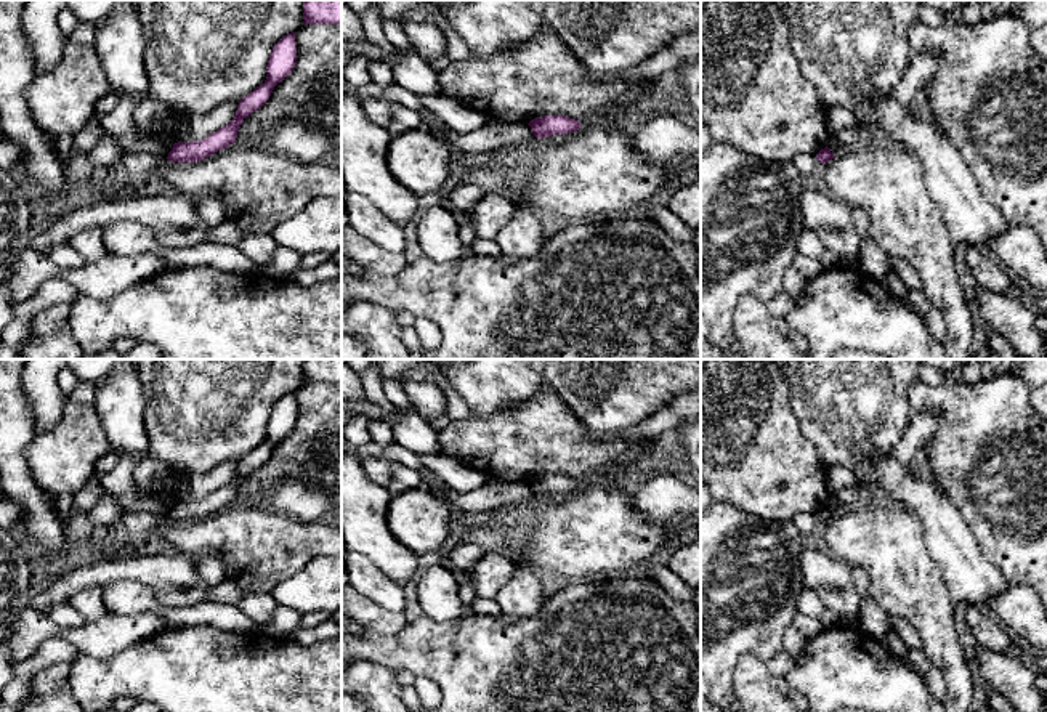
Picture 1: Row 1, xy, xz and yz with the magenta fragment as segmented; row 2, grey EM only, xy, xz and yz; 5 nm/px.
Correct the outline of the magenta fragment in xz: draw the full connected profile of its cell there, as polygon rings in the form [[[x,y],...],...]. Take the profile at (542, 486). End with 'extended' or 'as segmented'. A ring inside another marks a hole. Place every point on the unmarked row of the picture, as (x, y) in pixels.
[[[544,475],[528,483],[536,497],[548,497],[552,494],[572,492],[580,487],[580,481],[566,475]]]; as segmented

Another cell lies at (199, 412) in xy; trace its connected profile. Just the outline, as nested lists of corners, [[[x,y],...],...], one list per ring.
[[[138,359],[148,452],[181,475],[241,460],[266,439],[274,404],[305,386],[303,359]]]

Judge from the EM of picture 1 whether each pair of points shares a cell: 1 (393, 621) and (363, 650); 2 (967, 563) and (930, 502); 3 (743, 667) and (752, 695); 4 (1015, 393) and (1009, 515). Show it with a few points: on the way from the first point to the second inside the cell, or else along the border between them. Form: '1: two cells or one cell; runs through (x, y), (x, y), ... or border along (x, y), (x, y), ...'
1: two cells; border along (406, 621), (392, 634), (364, 631)
2: one cell; runs through (954, 549), (940, 517)
3: one cell; runs through (744, 674), (746, 688)
4: one cell; runs through (1006, 424), (1007, 485)

